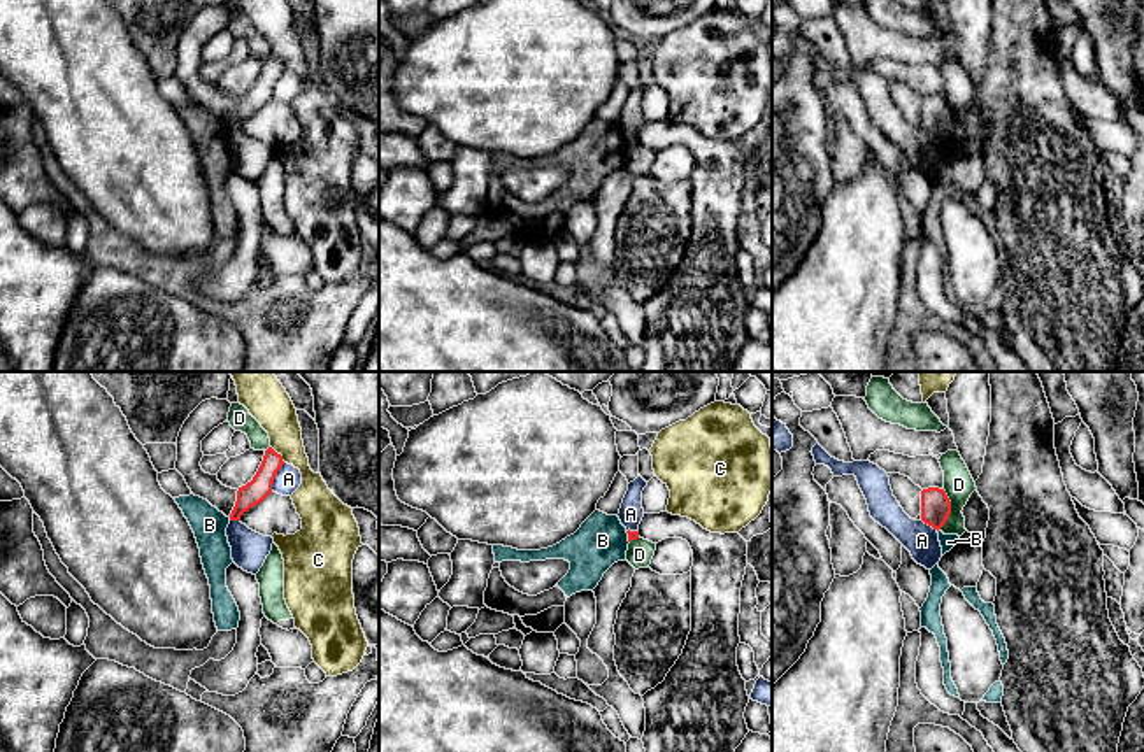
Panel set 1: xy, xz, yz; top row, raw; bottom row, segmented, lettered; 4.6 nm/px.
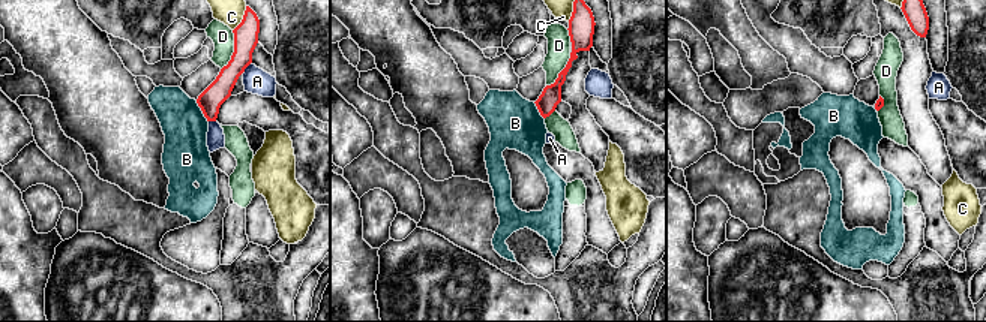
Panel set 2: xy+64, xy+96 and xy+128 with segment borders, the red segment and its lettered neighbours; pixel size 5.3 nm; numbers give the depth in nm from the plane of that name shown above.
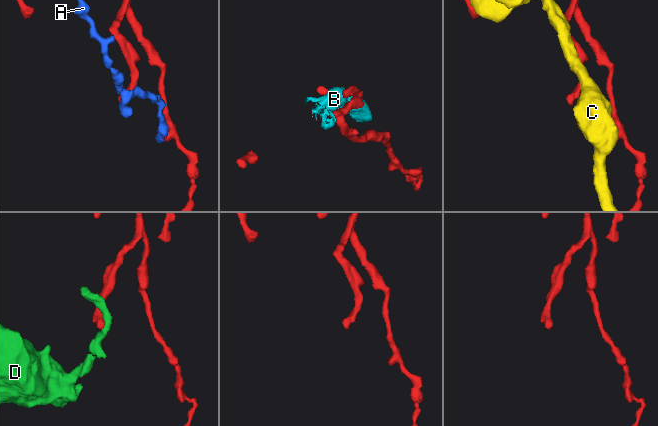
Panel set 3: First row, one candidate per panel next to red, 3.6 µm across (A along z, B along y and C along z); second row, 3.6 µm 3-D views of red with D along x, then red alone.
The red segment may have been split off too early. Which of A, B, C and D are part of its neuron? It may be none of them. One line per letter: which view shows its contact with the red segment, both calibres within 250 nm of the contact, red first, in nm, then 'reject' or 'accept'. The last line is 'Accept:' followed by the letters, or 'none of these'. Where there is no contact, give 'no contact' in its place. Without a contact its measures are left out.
A: xy | 110/120 nm | reject
B: xz | 50/240 nm | reject
C: xy | 110/180 nm | reject
D: yz | 140/140 nm | reject
Accept: none of these

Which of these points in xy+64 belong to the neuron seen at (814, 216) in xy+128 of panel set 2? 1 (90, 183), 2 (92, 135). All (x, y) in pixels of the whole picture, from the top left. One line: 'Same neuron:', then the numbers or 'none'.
Same neuron: 1

